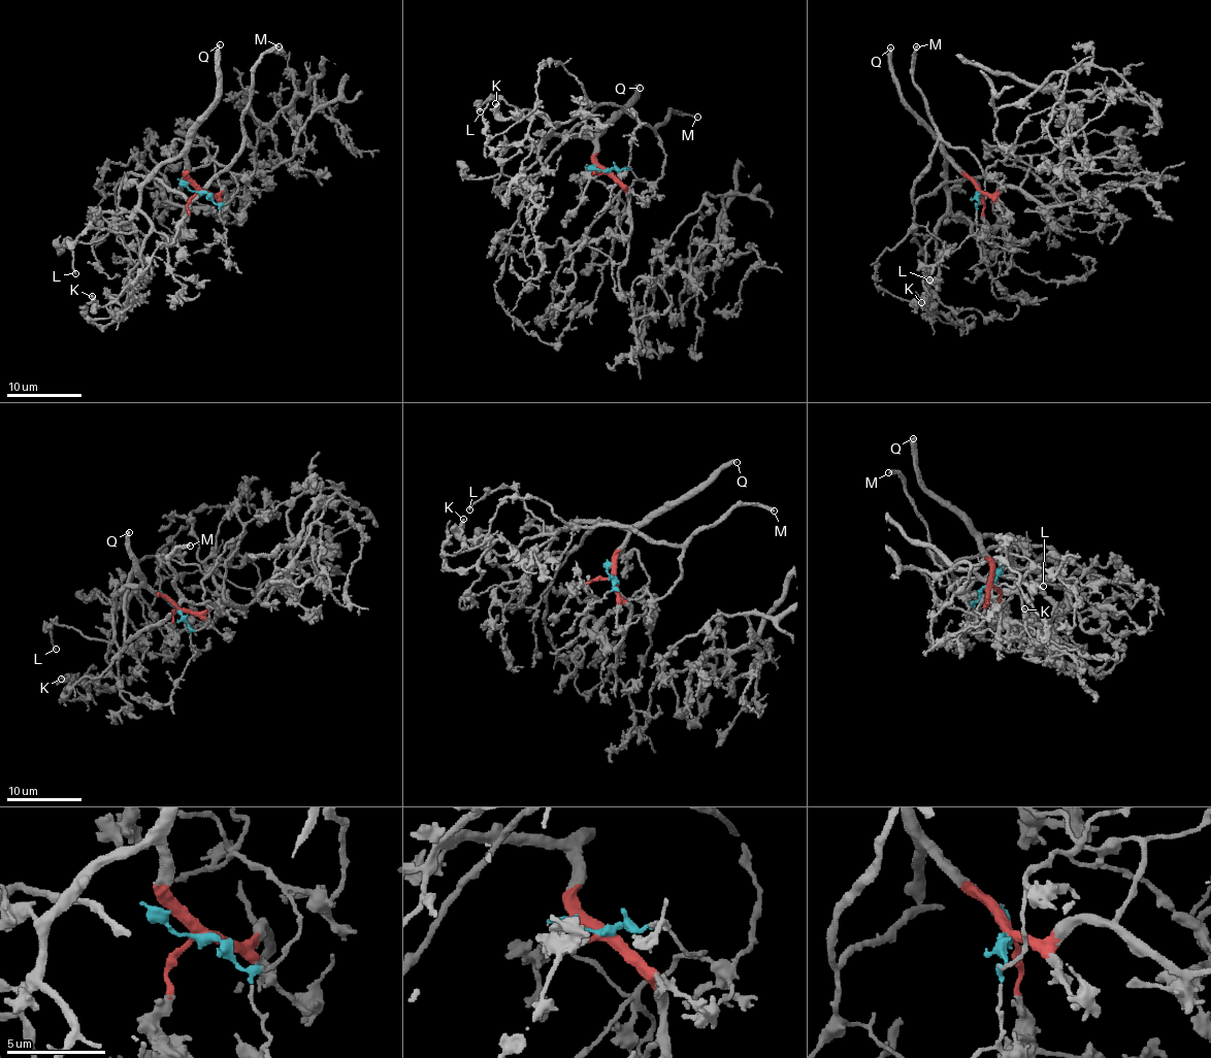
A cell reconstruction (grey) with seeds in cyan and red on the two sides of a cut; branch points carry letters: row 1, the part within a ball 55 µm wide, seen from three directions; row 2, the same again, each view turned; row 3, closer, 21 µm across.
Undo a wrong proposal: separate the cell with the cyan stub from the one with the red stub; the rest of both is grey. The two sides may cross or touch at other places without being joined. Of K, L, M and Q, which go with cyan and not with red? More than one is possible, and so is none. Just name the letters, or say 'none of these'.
M

